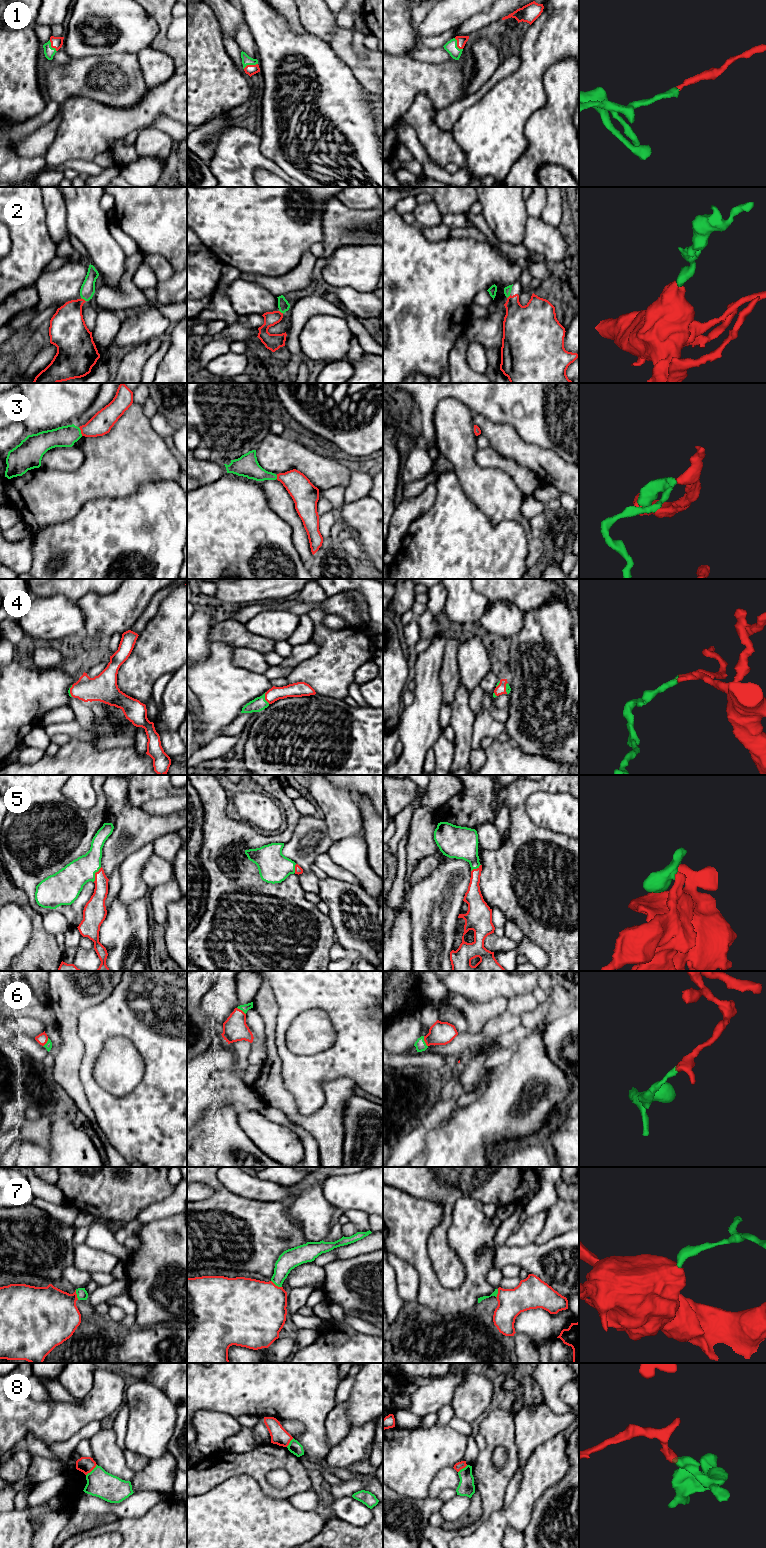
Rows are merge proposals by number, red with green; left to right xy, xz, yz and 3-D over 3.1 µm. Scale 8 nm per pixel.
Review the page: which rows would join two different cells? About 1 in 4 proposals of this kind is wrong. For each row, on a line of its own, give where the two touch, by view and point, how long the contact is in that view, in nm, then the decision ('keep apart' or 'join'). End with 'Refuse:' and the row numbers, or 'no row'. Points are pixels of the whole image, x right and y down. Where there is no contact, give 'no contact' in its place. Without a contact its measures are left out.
1: xz (250, 65) | 130 nm | join
2: xy (83, 299) | 50 nm | join
3: xy (81, 431) | 80 nm | join
4: xz (265, 698) | 100 nm | join
5: xy (95, 874) | 140 nm | join
6: yz (424, 1040) | 90 nm | join
7: xz (275, 1285) | 110 nm | join
8: xy (91, 1470) | 130 nm | keep apart
Refuse: 8

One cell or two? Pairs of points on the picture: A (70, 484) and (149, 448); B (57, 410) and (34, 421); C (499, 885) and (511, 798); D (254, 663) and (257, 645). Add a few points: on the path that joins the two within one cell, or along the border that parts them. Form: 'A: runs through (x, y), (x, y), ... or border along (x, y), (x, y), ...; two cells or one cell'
A: runs through (90, 483), (107, 474), (129, 455); one cell
B: runs through (51, 410), (45, 410), (40, 415); one cell
C: runs through (501, 863), (518, 845), (518, 820); one cell
D: border along (234, 647), (252, 648), (264, 654); two cells

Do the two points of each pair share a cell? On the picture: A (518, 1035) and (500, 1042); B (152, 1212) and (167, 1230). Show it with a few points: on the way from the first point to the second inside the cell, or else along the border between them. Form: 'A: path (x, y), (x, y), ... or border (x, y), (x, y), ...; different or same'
A: path (514, 1036), (504, 1040); same
B: border (176, 1214), (145, 1224); different

